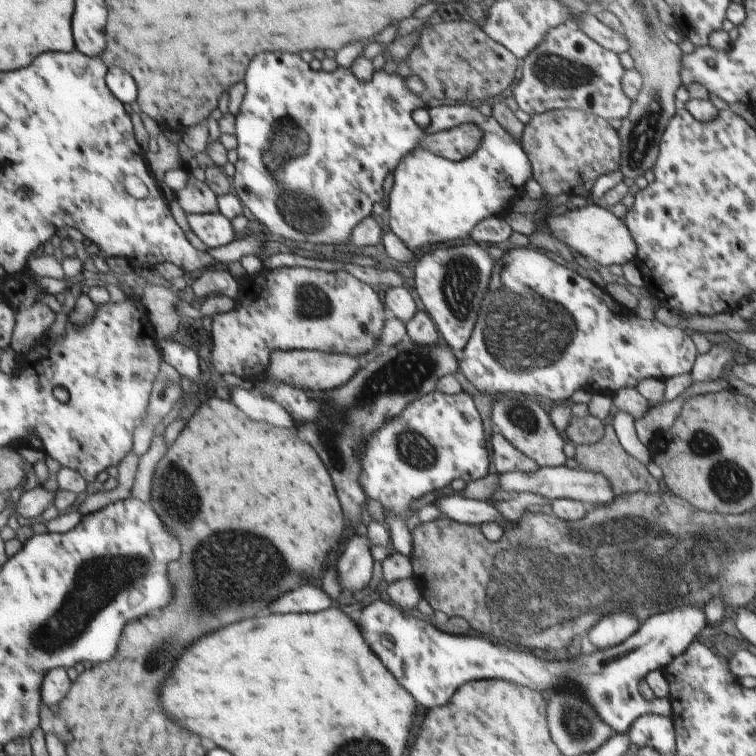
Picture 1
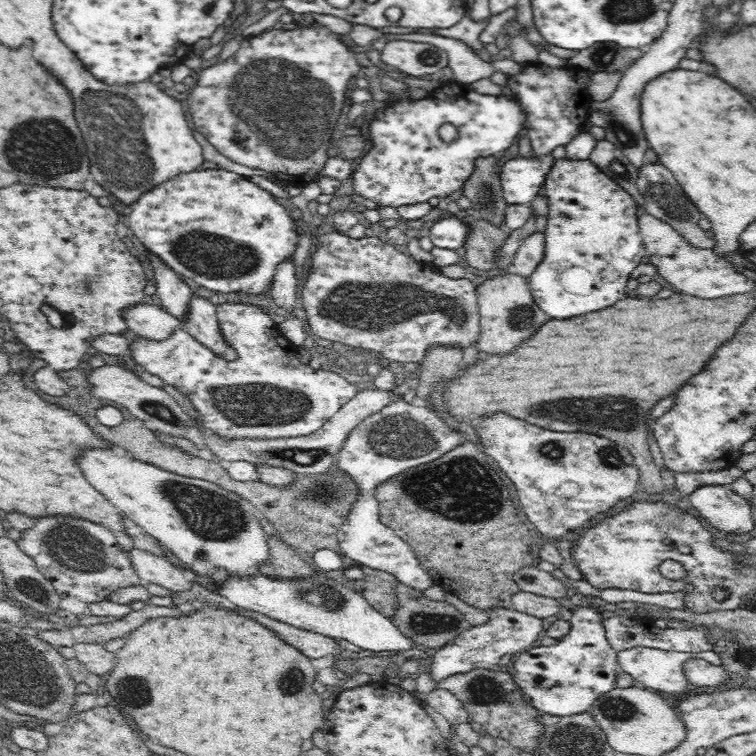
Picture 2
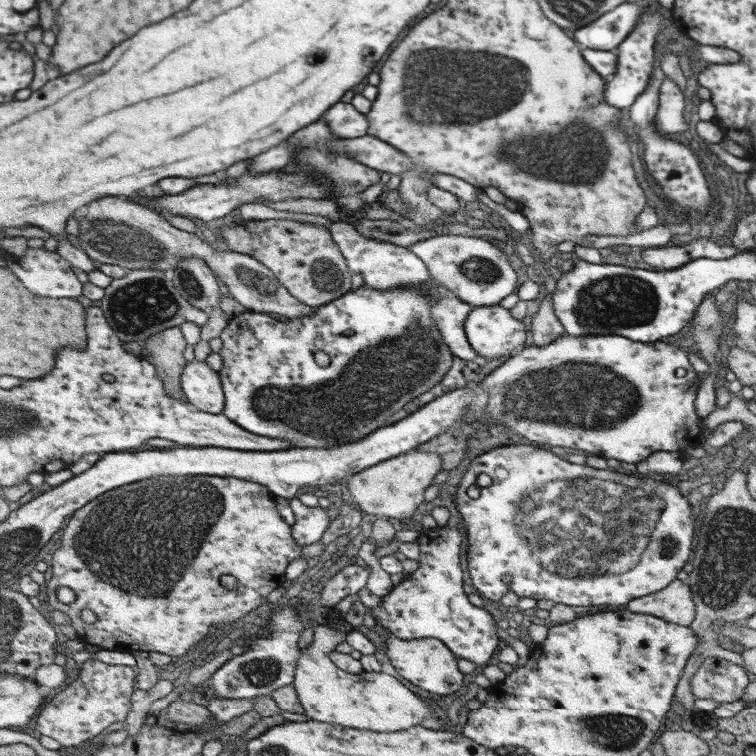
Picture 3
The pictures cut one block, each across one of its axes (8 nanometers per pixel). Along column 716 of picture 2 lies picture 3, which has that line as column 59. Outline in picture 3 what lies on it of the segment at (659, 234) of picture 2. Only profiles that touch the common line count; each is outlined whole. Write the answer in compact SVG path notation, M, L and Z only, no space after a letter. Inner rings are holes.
M29 247L24 258L16 258L10 264L10 268L36 294L69 299L85 296L87 285L78 278L74 267L58 250L45 247Z

